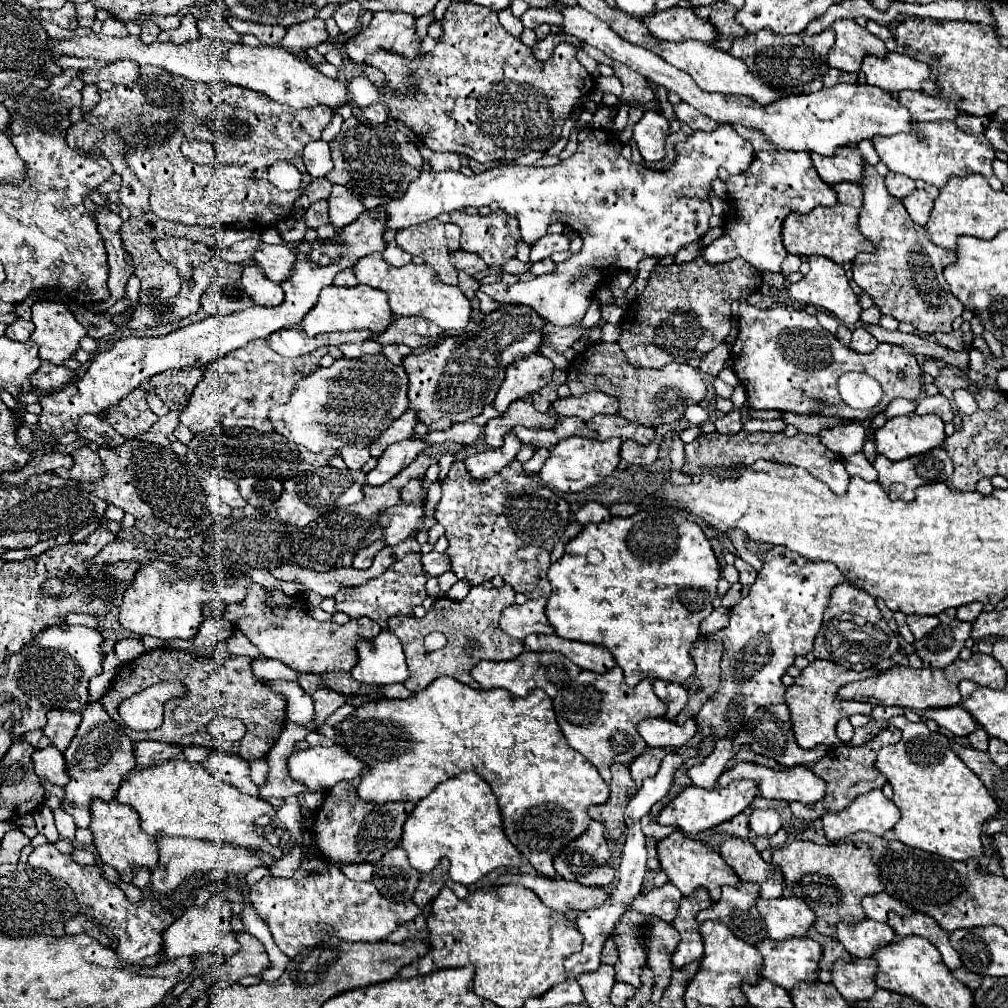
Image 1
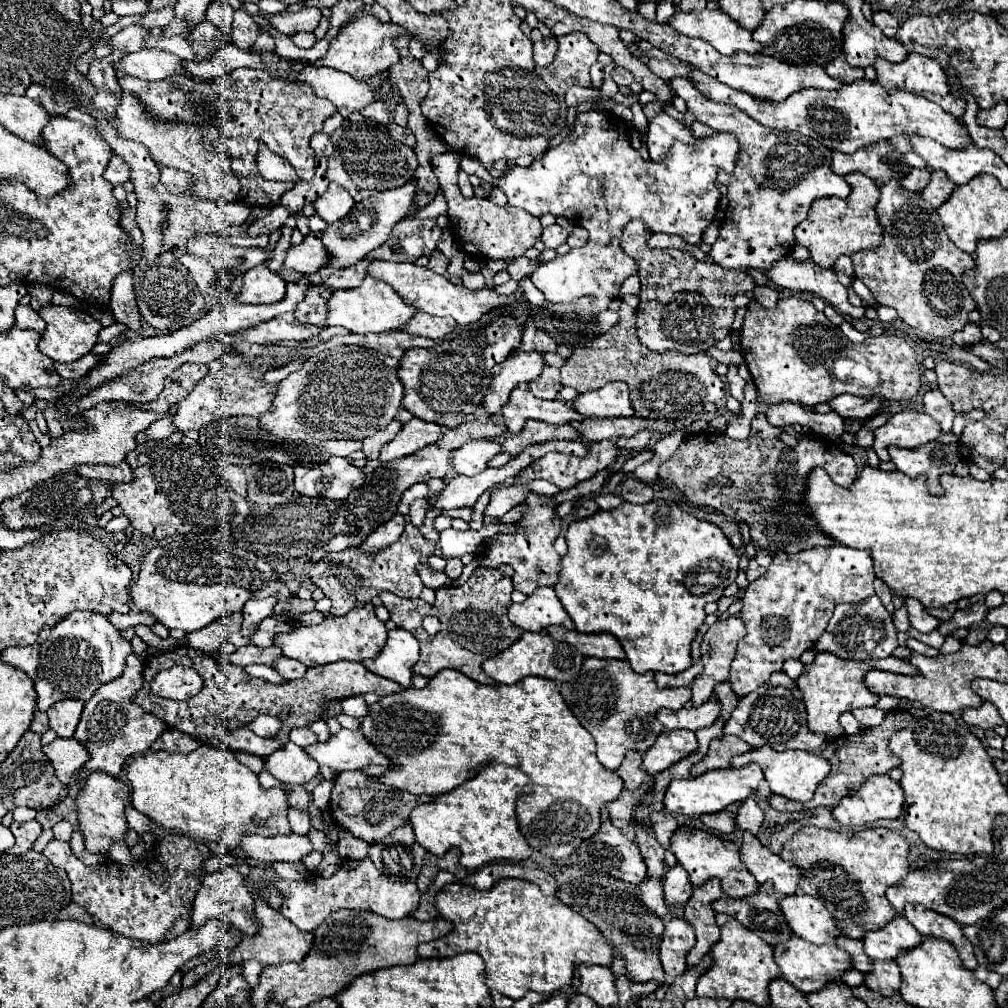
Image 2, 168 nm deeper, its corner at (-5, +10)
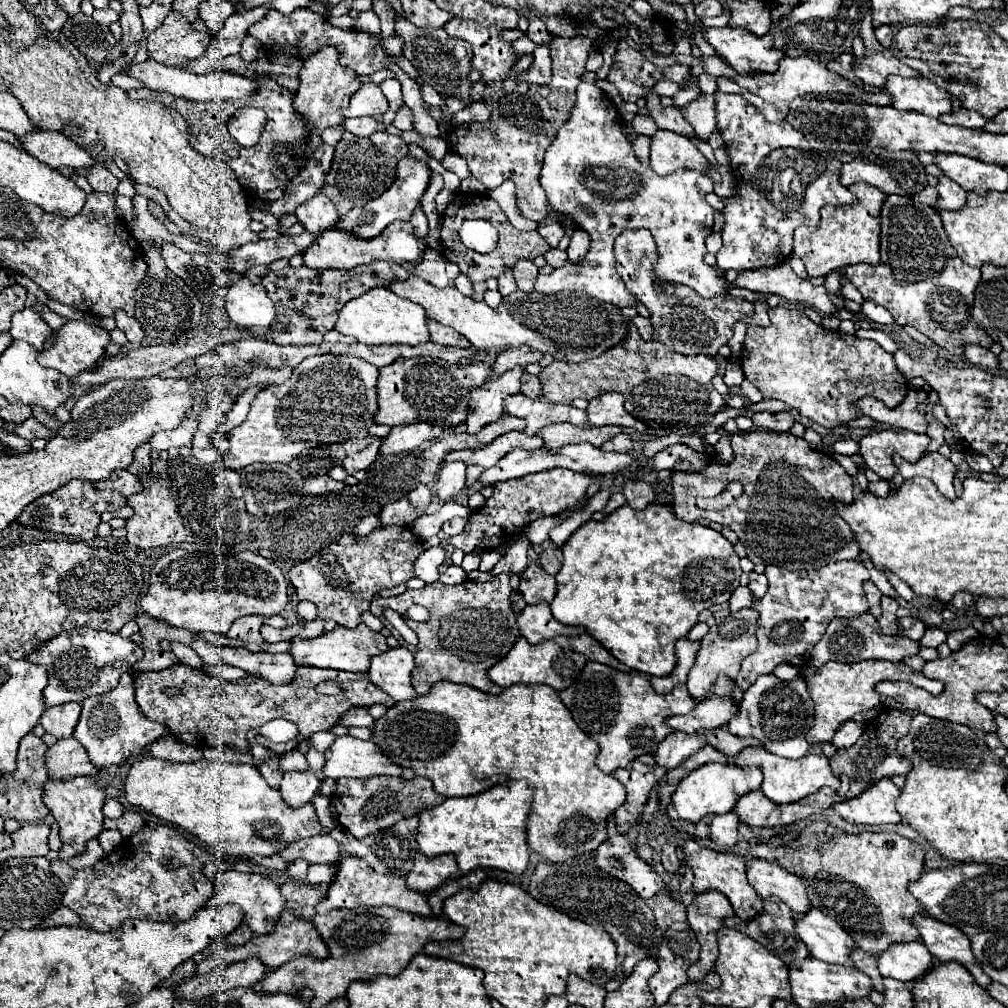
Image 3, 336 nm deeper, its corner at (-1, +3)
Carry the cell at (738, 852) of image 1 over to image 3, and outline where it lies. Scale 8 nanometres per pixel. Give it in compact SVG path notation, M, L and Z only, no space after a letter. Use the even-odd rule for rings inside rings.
M753 858L747 862L747 880L761 898L779 896L795 914L805 914L809 910L807 884L803 878L777 866L777 862Z

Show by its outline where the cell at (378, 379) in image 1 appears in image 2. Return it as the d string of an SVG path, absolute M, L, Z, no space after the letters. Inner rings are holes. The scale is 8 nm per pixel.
M339 345L339 347L333 347L333 349L327 349L327 351L321 351L317 355L311 355L301 369L289 373L287 379L283 379L279 385L277 385L277 391L275 391L275 399L273 399L273 405L267 413L263 413L259 417L259 427L265 429L269 433L269 441L271 445L283 445L283 443L293 443L293 441L303 441L303 439L309 439L309 437L315 437L315 439L365 439L369 437L371 433L383 429L385 425L389 425L397 413L397 409L401 409L401 399L403 399L403 385L397 377L397 369L399 369L399 361L393 359L393 357L385 357L373 349L365 349L365 347L355 347L355 345Z

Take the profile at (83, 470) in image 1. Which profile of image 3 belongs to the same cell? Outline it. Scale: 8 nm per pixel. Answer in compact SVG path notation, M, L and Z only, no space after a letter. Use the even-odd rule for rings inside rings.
M117 470L111 478L99 480L99 482L95 482L93 486L99 488L99 490L109 488L109 490L121 492L123 496L131 496L131 494L137 494L137 492L139 492L139 488L137 488L137 476L133 476L133 474L127 472L127 470Z

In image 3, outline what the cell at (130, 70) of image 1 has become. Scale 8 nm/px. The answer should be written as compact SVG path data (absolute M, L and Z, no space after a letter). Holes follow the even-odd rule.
M147 60L141 64L129 64L127 74L137 78L145 88L149 88L153 92L169 92L173 96L195 100L195 102L223 102L229 98L243 98L243 96L251 94L251 90L255 90L255 82L241 74L231 74L225 70L215 70L209 74L193 74L187 70L163 66L155 60Z

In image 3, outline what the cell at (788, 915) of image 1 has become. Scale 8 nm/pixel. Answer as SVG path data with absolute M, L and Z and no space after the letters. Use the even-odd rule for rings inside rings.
M811 908L807 914L795 920L797 936L805 942L811 956L829 964L853 966L849 952L855 946L851 936L821 910Z

